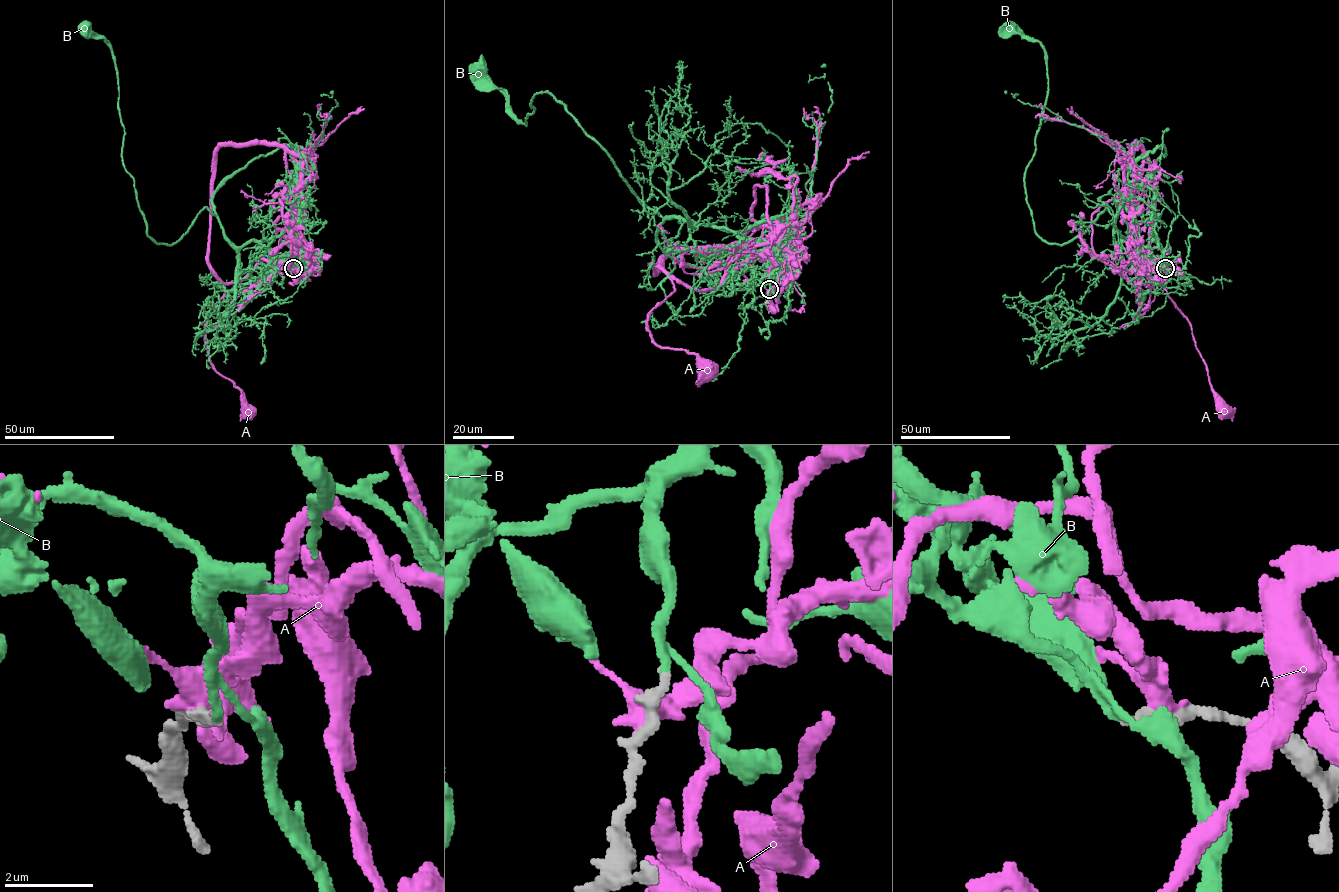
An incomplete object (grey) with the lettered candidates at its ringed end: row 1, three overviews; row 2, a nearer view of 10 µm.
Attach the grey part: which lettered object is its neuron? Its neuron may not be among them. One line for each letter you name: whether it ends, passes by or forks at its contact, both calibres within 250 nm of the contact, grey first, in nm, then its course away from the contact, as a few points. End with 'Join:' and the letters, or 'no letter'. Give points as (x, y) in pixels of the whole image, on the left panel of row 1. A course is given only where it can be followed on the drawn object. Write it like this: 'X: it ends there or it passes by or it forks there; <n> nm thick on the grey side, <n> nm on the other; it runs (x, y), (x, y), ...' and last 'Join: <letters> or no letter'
B: it passes by; 280 nm thick on the grey side, 140 nm on the other; it runs (293, 269), (300, 257), (235, 246), (206, 207), (175, 242), (147, 234), (123, 163), (113, 54), (84, 29)
Join: B

